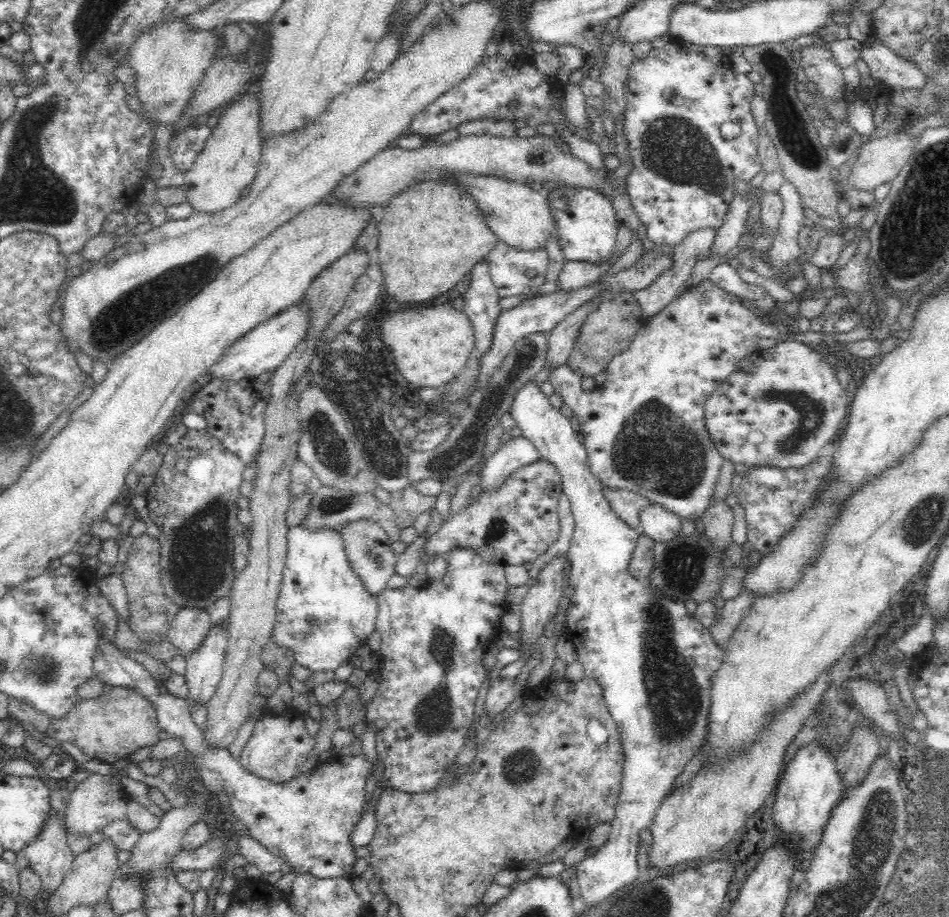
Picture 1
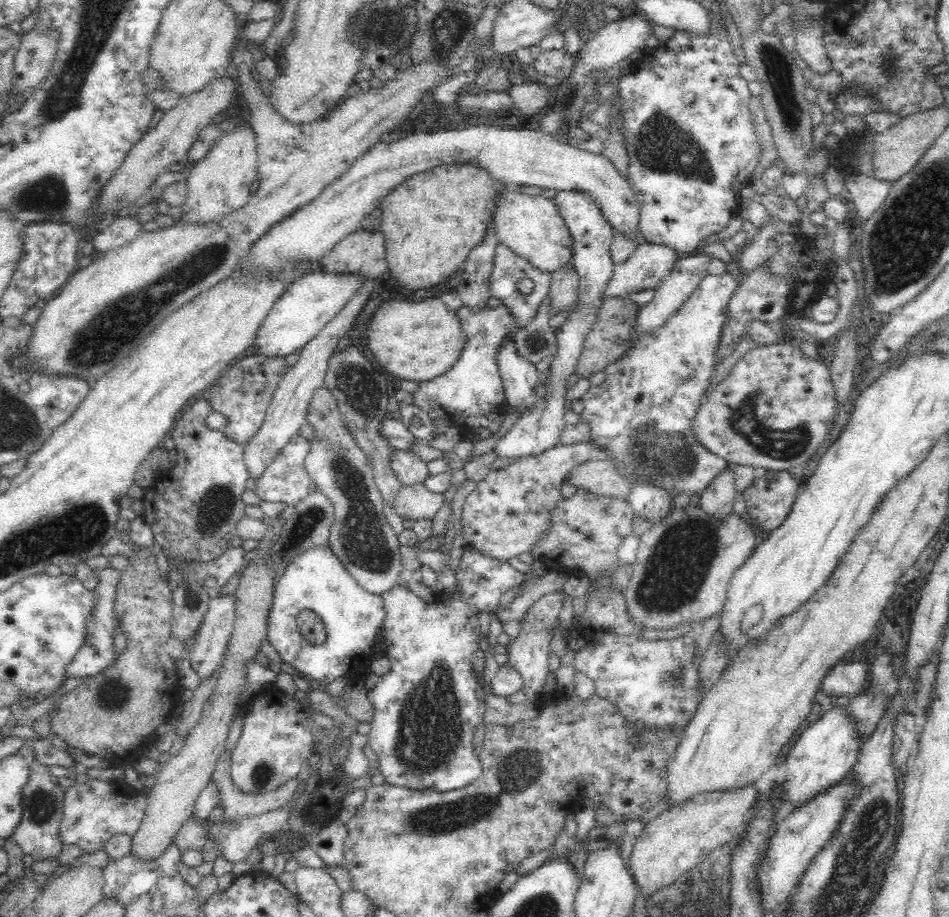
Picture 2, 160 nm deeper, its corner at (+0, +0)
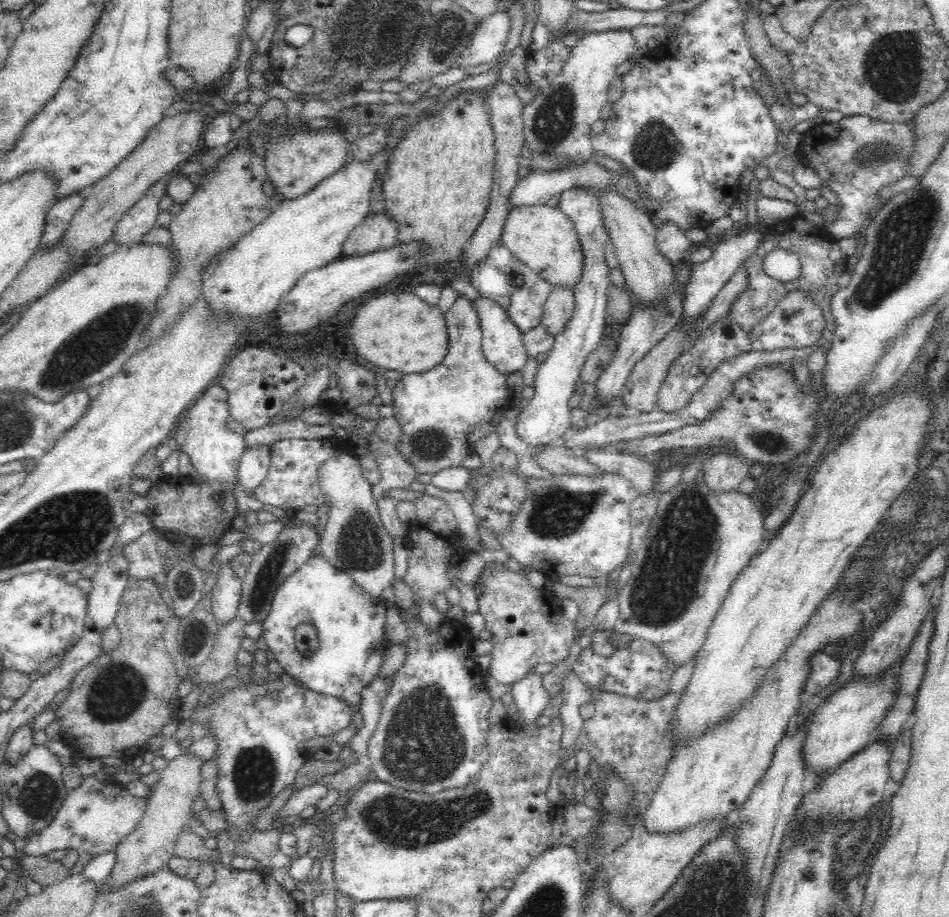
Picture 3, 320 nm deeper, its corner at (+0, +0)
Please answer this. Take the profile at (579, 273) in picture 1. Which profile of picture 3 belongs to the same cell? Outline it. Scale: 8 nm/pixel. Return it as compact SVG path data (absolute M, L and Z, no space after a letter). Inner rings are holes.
M553 287L541 318L541 323L546 326L550 335L557 335L565 329L566 323L571 319L574 305L574 294L570 289Z

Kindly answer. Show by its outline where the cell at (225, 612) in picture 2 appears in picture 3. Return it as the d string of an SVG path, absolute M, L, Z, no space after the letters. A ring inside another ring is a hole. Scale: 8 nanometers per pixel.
M230 562L216 568L217 578L212 589L212 610L218 625L236 618L241 598L241 580L234 575Z

